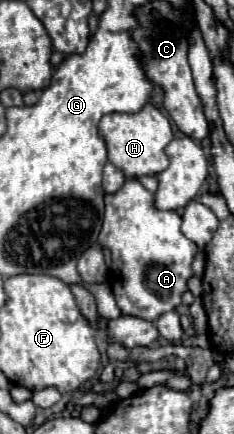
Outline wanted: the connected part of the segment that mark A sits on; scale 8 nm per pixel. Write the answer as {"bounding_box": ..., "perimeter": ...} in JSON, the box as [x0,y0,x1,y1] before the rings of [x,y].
{"bounding_box":[99,179,197,321],"perimeter":[[[127,179],[115,193],[105,195],[105,217],[99,233],[101,247],[109,247],[113,255],[111,265],[111,289],[117,307],[123,315],[139,317],[145,321],[157,321],[159,315],[173,311],[181,305],[181,297],[187,291],[187,281],[193,277],[193,261],[197,245],[181,233],[181,217],[175,211],[159,211],[153,205],[153,193],[149,193],[137,179]]]}

